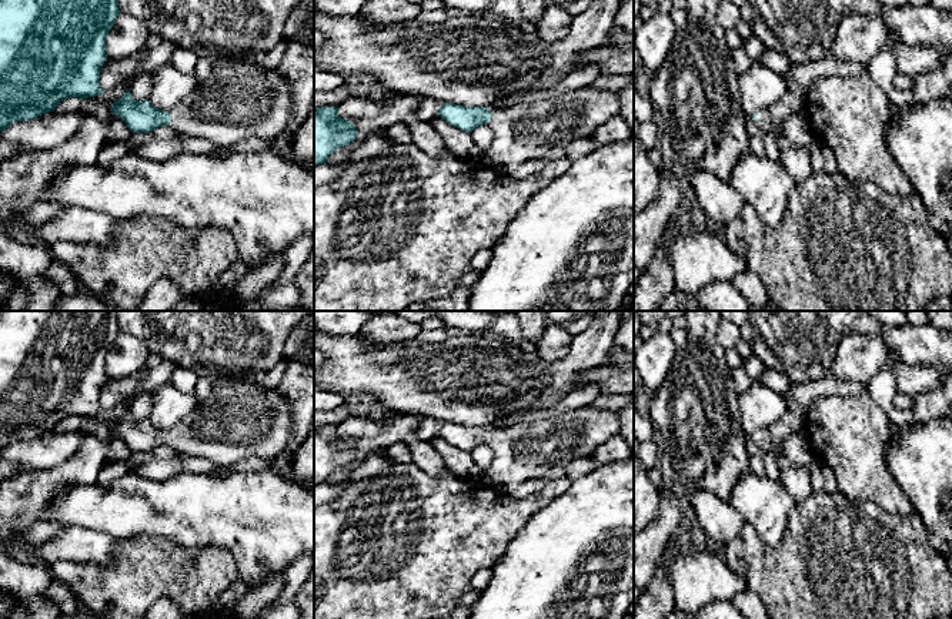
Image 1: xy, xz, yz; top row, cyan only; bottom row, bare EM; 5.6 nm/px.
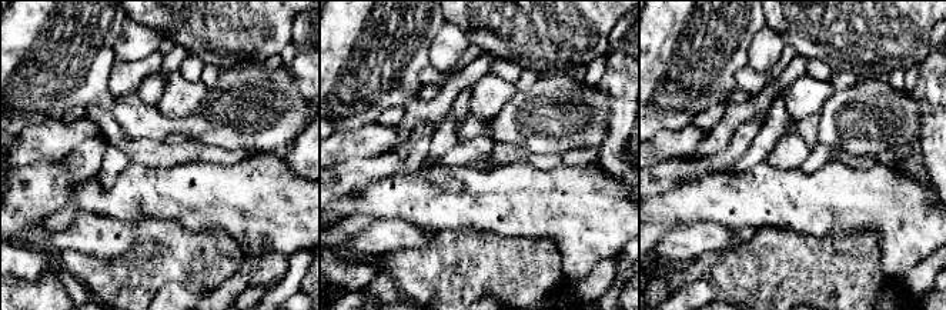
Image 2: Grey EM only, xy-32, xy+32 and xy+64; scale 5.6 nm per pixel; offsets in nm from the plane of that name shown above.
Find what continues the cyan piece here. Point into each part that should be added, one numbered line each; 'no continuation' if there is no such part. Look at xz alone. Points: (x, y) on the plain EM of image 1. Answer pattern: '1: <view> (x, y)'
1: xz (525, 451)

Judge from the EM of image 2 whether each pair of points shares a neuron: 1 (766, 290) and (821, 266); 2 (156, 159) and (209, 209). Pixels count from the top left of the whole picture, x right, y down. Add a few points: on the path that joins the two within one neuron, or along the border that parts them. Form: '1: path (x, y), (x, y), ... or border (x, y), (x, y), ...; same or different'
1: path (779, 277), (788, 269), (808, 269); same
2: border (197, 159), (166, 167), (146, 167), (133, 163); different

